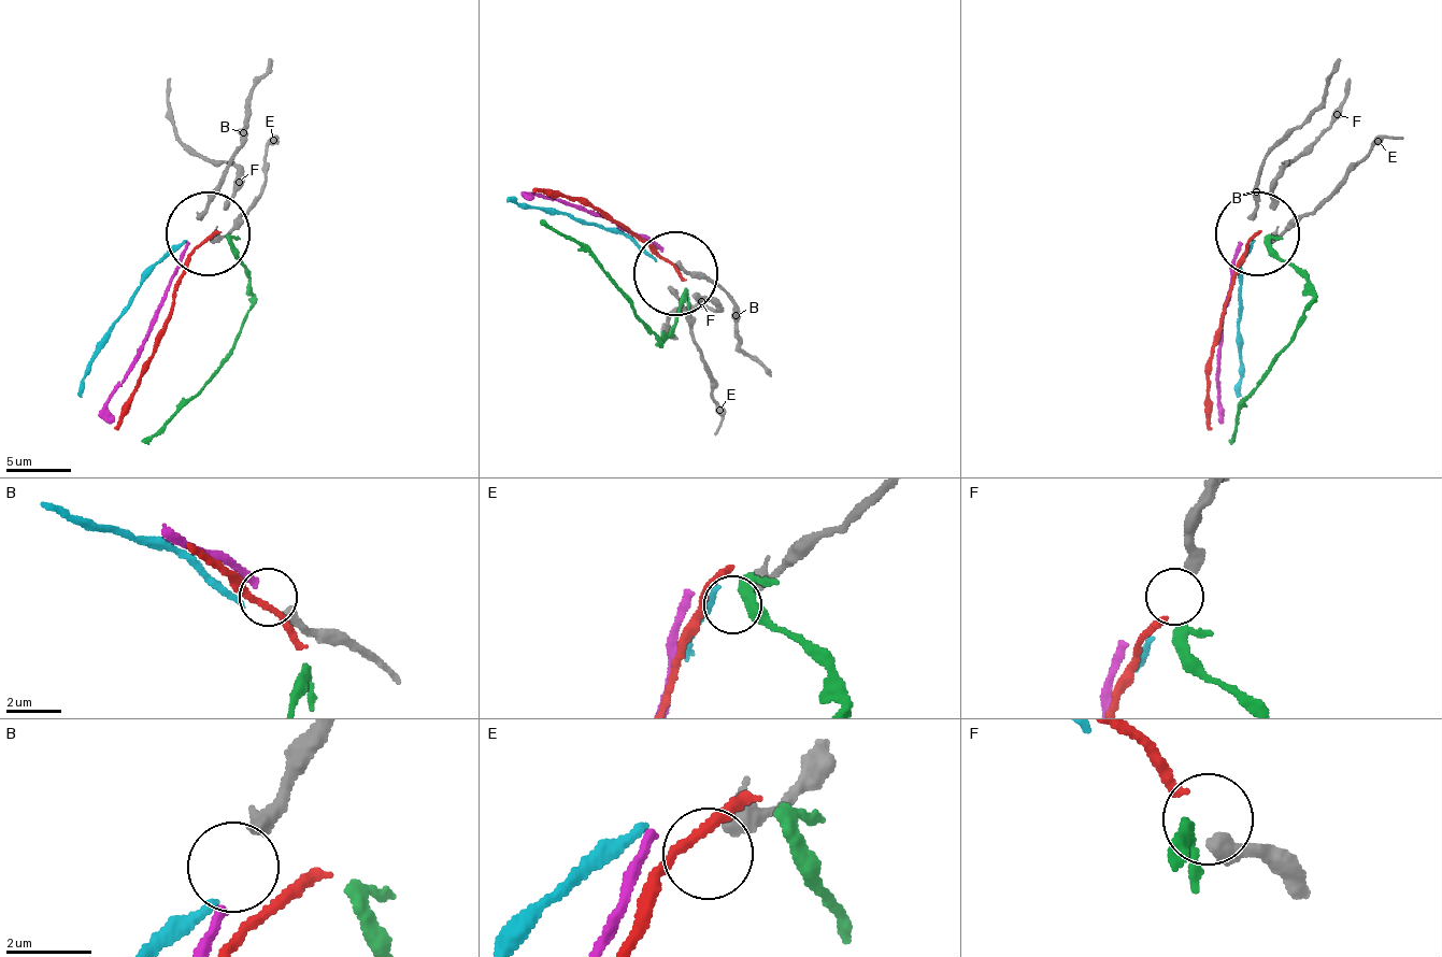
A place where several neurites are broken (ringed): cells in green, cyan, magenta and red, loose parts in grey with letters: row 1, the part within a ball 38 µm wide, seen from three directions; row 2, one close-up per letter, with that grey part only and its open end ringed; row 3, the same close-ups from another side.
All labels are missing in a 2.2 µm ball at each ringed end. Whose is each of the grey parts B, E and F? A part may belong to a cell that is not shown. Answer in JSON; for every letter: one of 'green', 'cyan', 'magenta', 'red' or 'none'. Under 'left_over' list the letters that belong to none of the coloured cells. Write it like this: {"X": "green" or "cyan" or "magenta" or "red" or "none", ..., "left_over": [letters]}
{"B": "magenta", "E": "none", "F": "red", "left_over": ["E"]}

